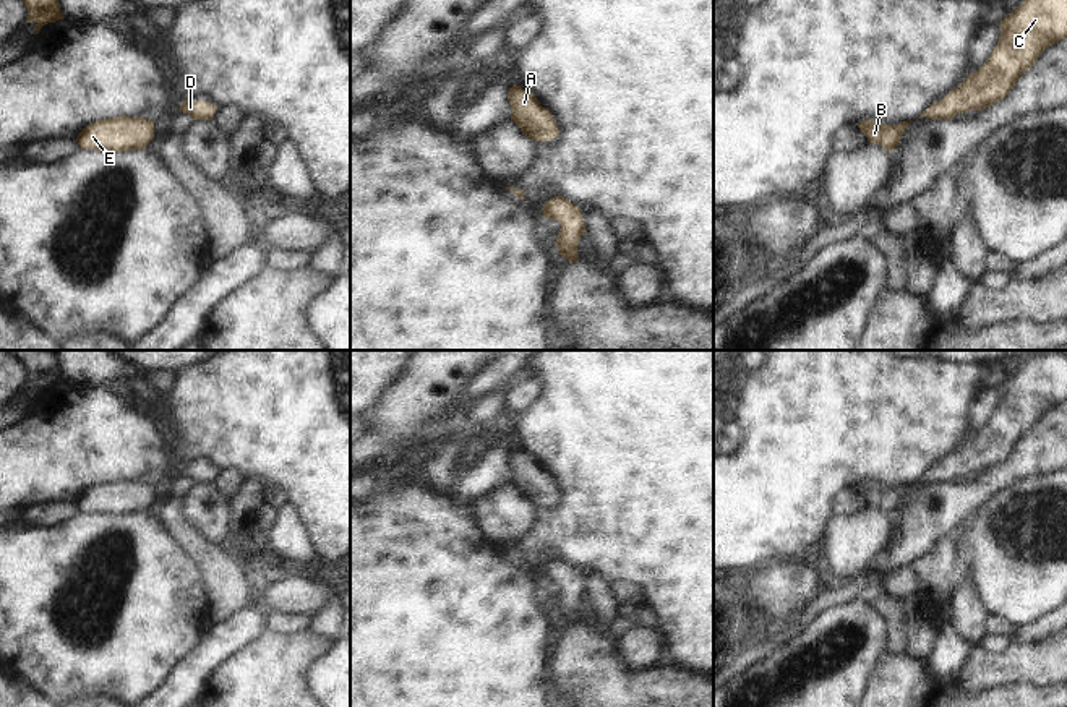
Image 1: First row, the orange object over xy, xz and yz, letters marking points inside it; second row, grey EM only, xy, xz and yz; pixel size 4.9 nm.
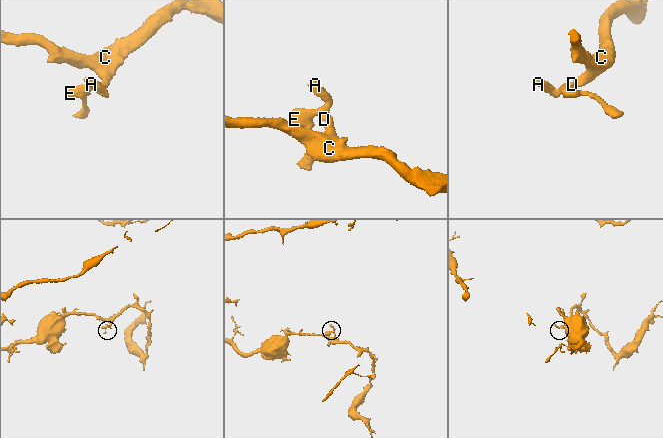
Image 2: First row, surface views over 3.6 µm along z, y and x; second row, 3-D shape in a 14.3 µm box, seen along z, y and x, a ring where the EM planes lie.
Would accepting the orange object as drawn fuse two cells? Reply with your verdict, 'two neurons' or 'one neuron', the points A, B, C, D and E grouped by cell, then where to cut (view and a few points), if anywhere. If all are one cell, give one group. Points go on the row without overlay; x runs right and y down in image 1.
one neuron; groups A B C D E; cut none

